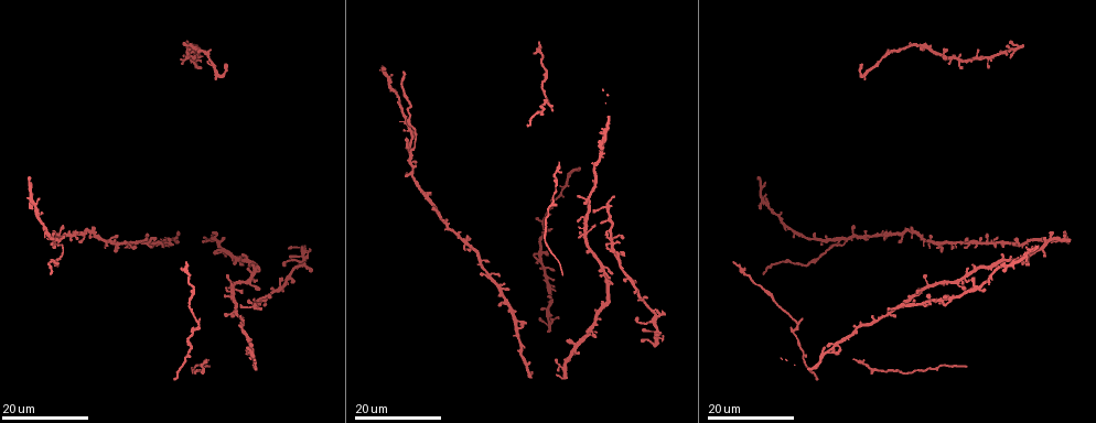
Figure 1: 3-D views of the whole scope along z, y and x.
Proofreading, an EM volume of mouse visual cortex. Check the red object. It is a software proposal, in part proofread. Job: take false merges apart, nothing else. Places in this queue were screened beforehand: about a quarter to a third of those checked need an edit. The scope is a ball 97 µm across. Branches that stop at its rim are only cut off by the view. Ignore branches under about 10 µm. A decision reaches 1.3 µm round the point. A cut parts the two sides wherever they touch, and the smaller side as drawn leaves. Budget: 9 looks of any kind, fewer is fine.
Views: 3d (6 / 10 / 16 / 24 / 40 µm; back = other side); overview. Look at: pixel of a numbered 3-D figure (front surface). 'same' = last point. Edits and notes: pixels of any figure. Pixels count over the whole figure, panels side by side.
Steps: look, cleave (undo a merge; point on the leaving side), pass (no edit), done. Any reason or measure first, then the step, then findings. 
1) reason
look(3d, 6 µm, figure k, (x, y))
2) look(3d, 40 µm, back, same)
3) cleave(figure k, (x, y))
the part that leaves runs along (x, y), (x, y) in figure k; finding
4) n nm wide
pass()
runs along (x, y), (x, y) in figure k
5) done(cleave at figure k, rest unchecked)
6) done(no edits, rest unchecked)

three arms meet
look(3d, 16 µm, figure 1, (211, 61))

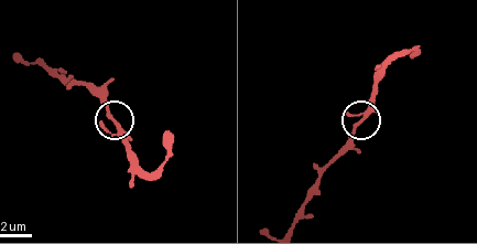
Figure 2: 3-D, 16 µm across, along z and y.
look(3d, 10 µm, figure 2, (119, 125))

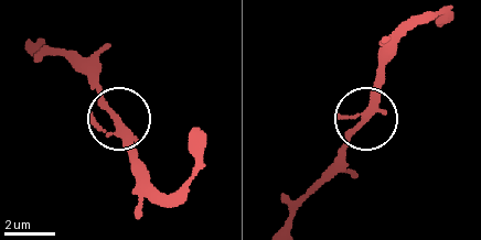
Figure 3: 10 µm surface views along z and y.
230 nm wide
pass()
runs along (285, 222), (366, 121), (380, 73) in figure 3; one neuron here

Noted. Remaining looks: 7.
looks like a crossing
look(3d, 24 µm, figure 1, (988, 58))

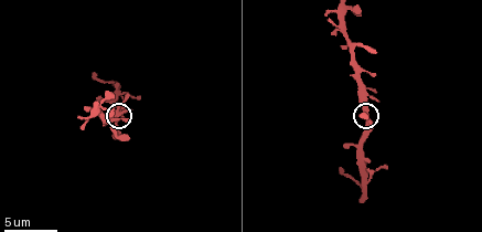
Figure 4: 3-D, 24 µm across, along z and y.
closer look
look(3d, 10 µm, same)

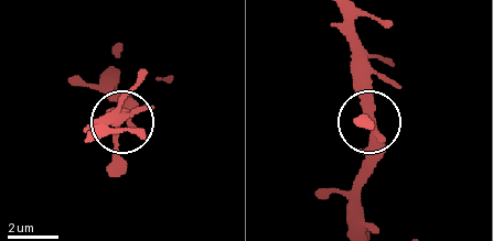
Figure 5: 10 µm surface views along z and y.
pass()
one neuron here

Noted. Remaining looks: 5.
thick turns thin
look(3d, 16 µm, figure 1, (250, 307))

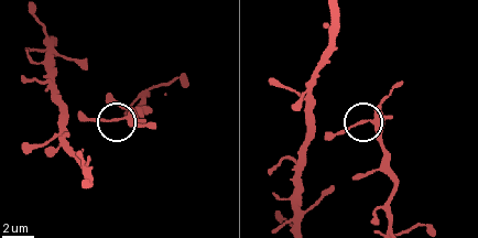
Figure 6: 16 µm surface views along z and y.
look(3d, 10 µm, figure 6, (367, 121))

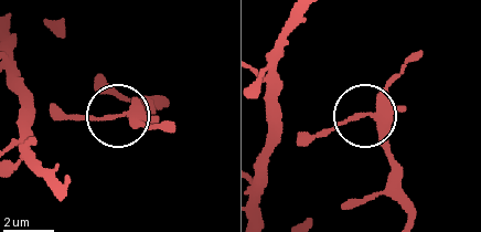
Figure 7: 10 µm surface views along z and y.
pass()
one neuron here

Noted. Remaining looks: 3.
arms part here
look(3d, 24 µm, figure 1, (848, 240))

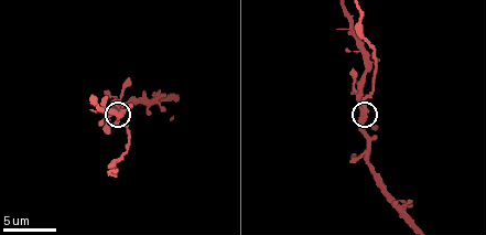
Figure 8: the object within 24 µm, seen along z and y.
look(3d, 10 µm, figure 8, (363, 108))

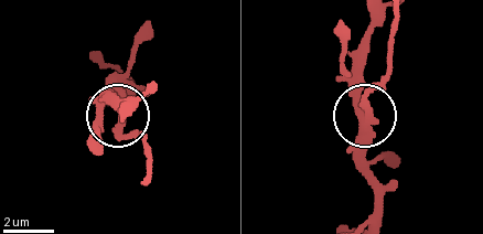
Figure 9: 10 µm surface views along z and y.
3 arms
cleave(figure 9, (118, 138))
the part that leaves runs along (369, 117), (372, 87), (389, 62), (395, 11) in figure 9; two neurons meet here

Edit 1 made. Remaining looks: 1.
done(cleave at figure 9, rest unchecked)

